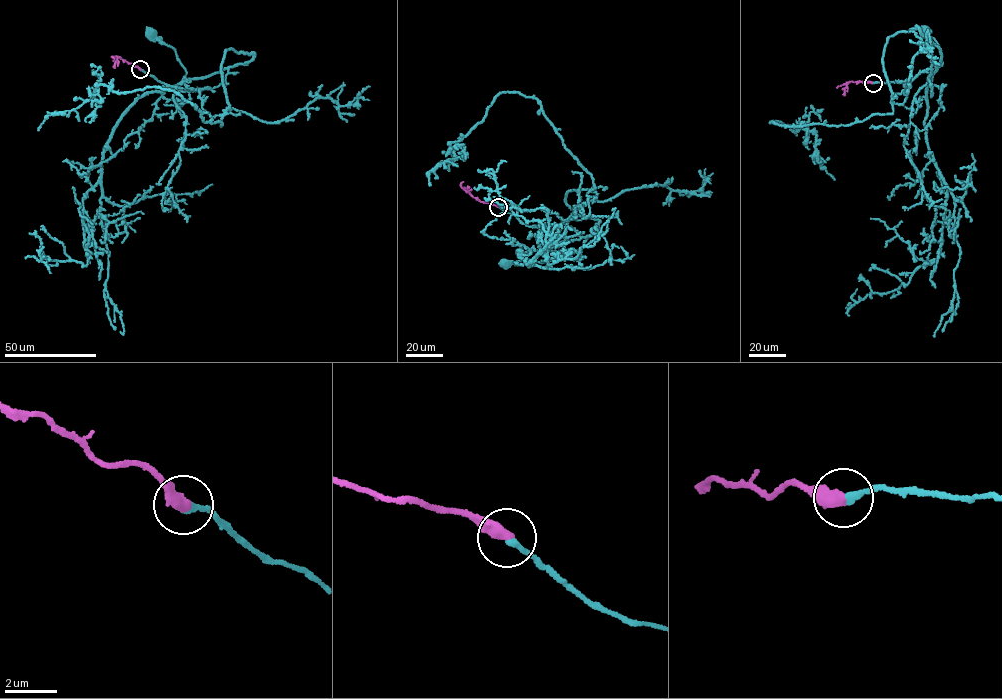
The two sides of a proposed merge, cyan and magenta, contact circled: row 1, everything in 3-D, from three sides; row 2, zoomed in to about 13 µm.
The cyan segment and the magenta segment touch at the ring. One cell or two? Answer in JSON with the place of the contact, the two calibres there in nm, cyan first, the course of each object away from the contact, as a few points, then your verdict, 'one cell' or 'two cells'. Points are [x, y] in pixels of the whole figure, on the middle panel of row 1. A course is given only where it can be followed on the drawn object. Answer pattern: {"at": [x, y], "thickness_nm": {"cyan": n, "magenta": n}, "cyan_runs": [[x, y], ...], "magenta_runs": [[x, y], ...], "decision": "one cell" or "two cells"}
{"at": [498, 207], "thickness_nm": {"cyan": 280, "magenta": 480}, "cyan_runs": [[498, 207], [531, 227], [567, 224], [580, 237], [552, 247], [559, 258], [555, 260], [524, 259], [504, 264]], "magenta_runs": [[498, 207], [473, 197], [461, 186], [463, 181]], "decision": "one cell"}

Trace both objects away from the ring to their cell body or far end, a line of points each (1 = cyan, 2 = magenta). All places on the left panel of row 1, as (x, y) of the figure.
1: (140, 69), (171, 86), (210, 88), (192, 91), (176, 88), (185, 80), (186, 70), (174, 49), (149, 33)
2: (140, 69), (112, 56), (114, 59)

